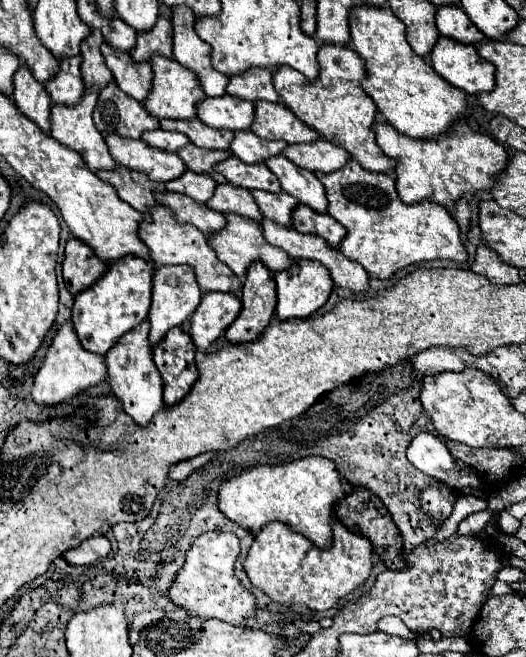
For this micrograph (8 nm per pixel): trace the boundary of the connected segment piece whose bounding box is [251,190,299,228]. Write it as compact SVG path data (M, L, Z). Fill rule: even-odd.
M253 190L251 192L259 210L263 212L265 218L273 220L279 226L291 228L291 216L293 210L297 208L297 200L293 200L293 196L281 192L281 194L271 194L271 192L263 192L263 190Z

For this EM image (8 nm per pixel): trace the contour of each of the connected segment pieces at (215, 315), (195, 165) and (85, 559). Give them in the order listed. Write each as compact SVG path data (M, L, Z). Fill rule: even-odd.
M211 292L201 298L201 304L191 316L189 336L197 350L205 352L237 318L241 302L237 296L221 296L221 292Z
M187 144L181 148L179 158L185 162L185 166L197 174L209 174L217 184L225 184L225 178L213 170L217 162L223 162L229 156L229 152L209 152L203 148L197 148L195 144Z
M93 536L93 538L87 538L81 546L65 552L63 558L69 564L85 566L85 564L91 564L91 562L95 562L99 558L105 558L109 552L111 552L109 540L105 536Z

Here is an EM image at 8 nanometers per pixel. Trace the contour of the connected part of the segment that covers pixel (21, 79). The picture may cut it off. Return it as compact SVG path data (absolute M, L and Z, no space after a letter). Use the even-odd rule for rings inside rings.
M21 66L15 72L13 84L15 84L13 102L17 110L23 116L27 116L31 122L35 122L45 134L49 134L51 132L51 120L49 120L51 100L49 100L49 94L45 92L45 86L31 76L27 66Z

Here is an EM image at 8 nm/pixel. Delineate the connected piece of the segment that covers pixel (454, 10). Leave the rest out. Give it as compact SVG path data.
M445 6L437 10L437 30L439 36L457 40L461 44L479 44L485 38L481 30L467 20L459 6Z

